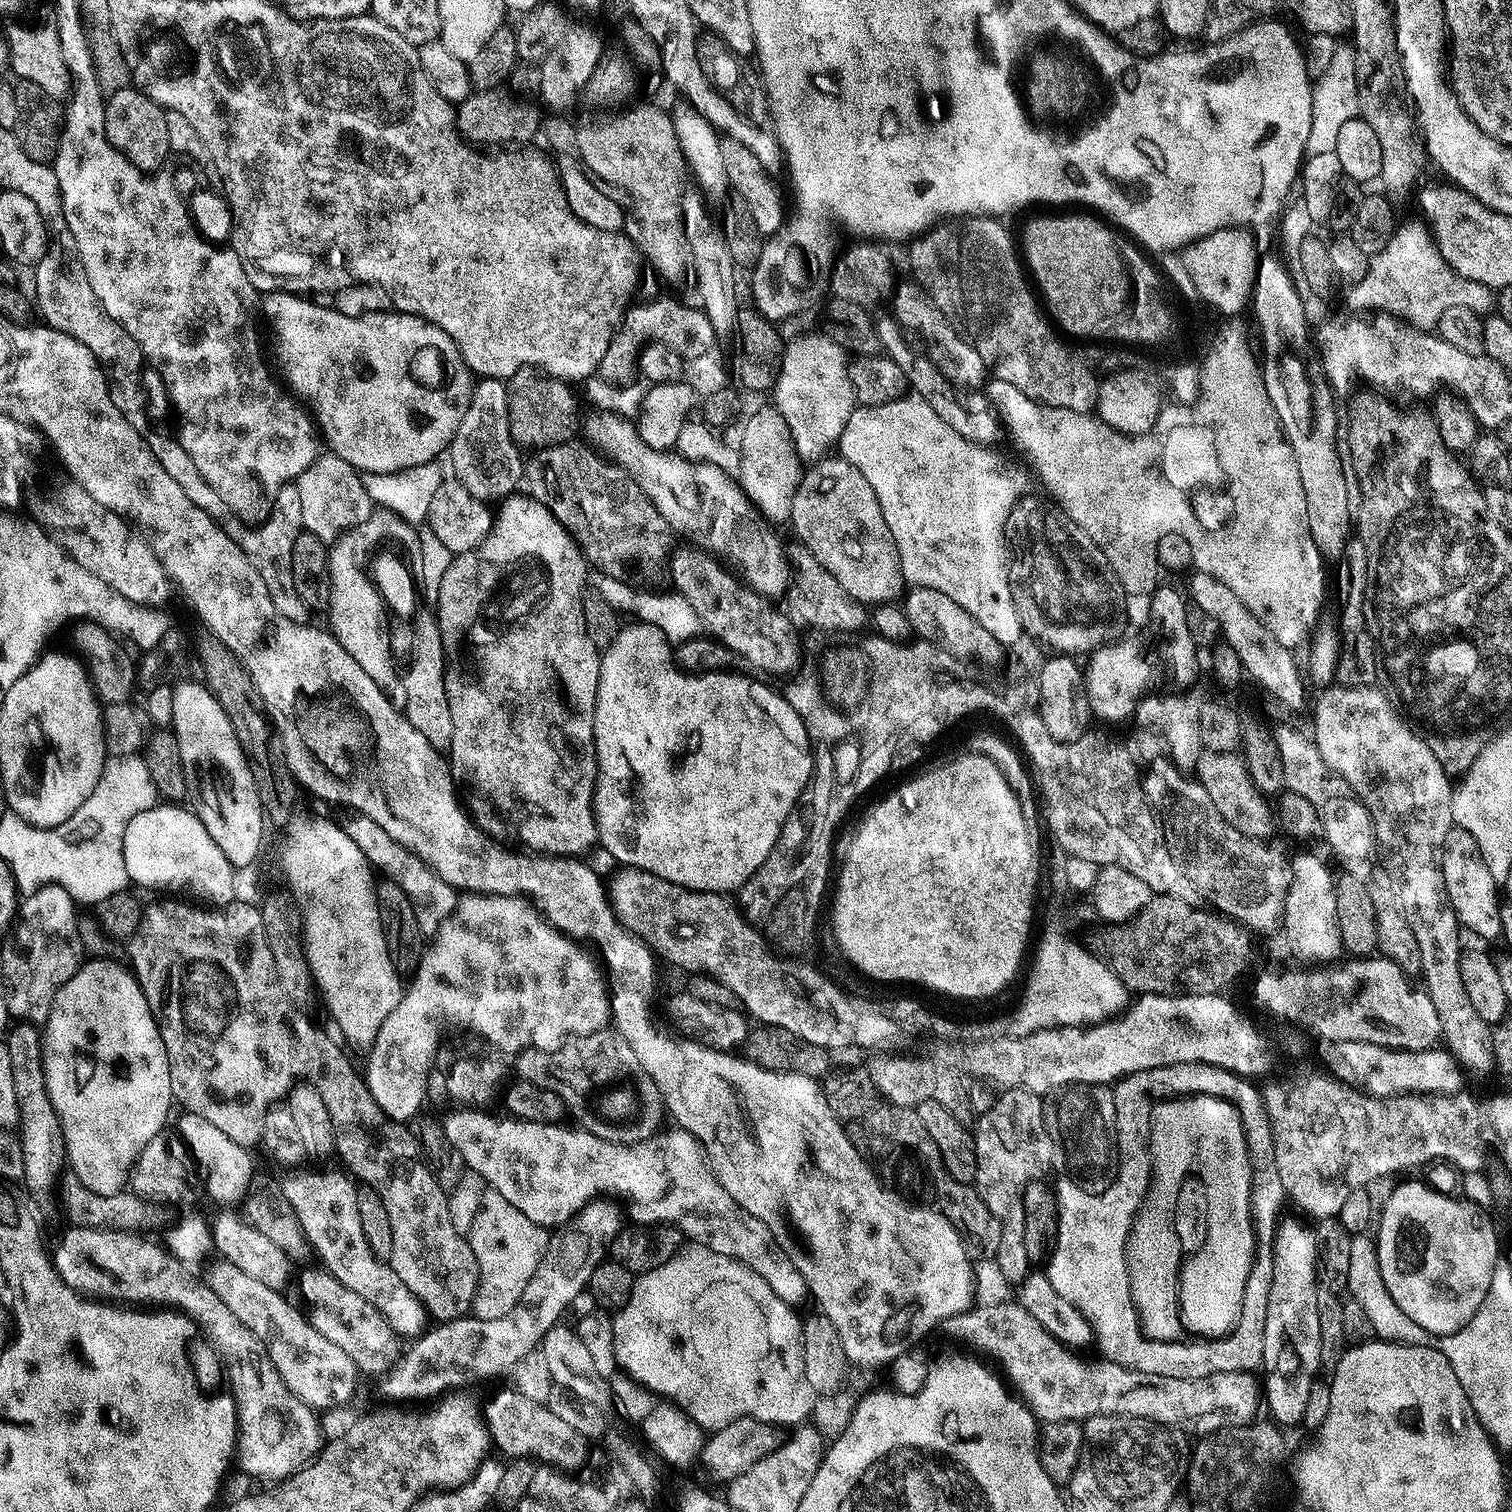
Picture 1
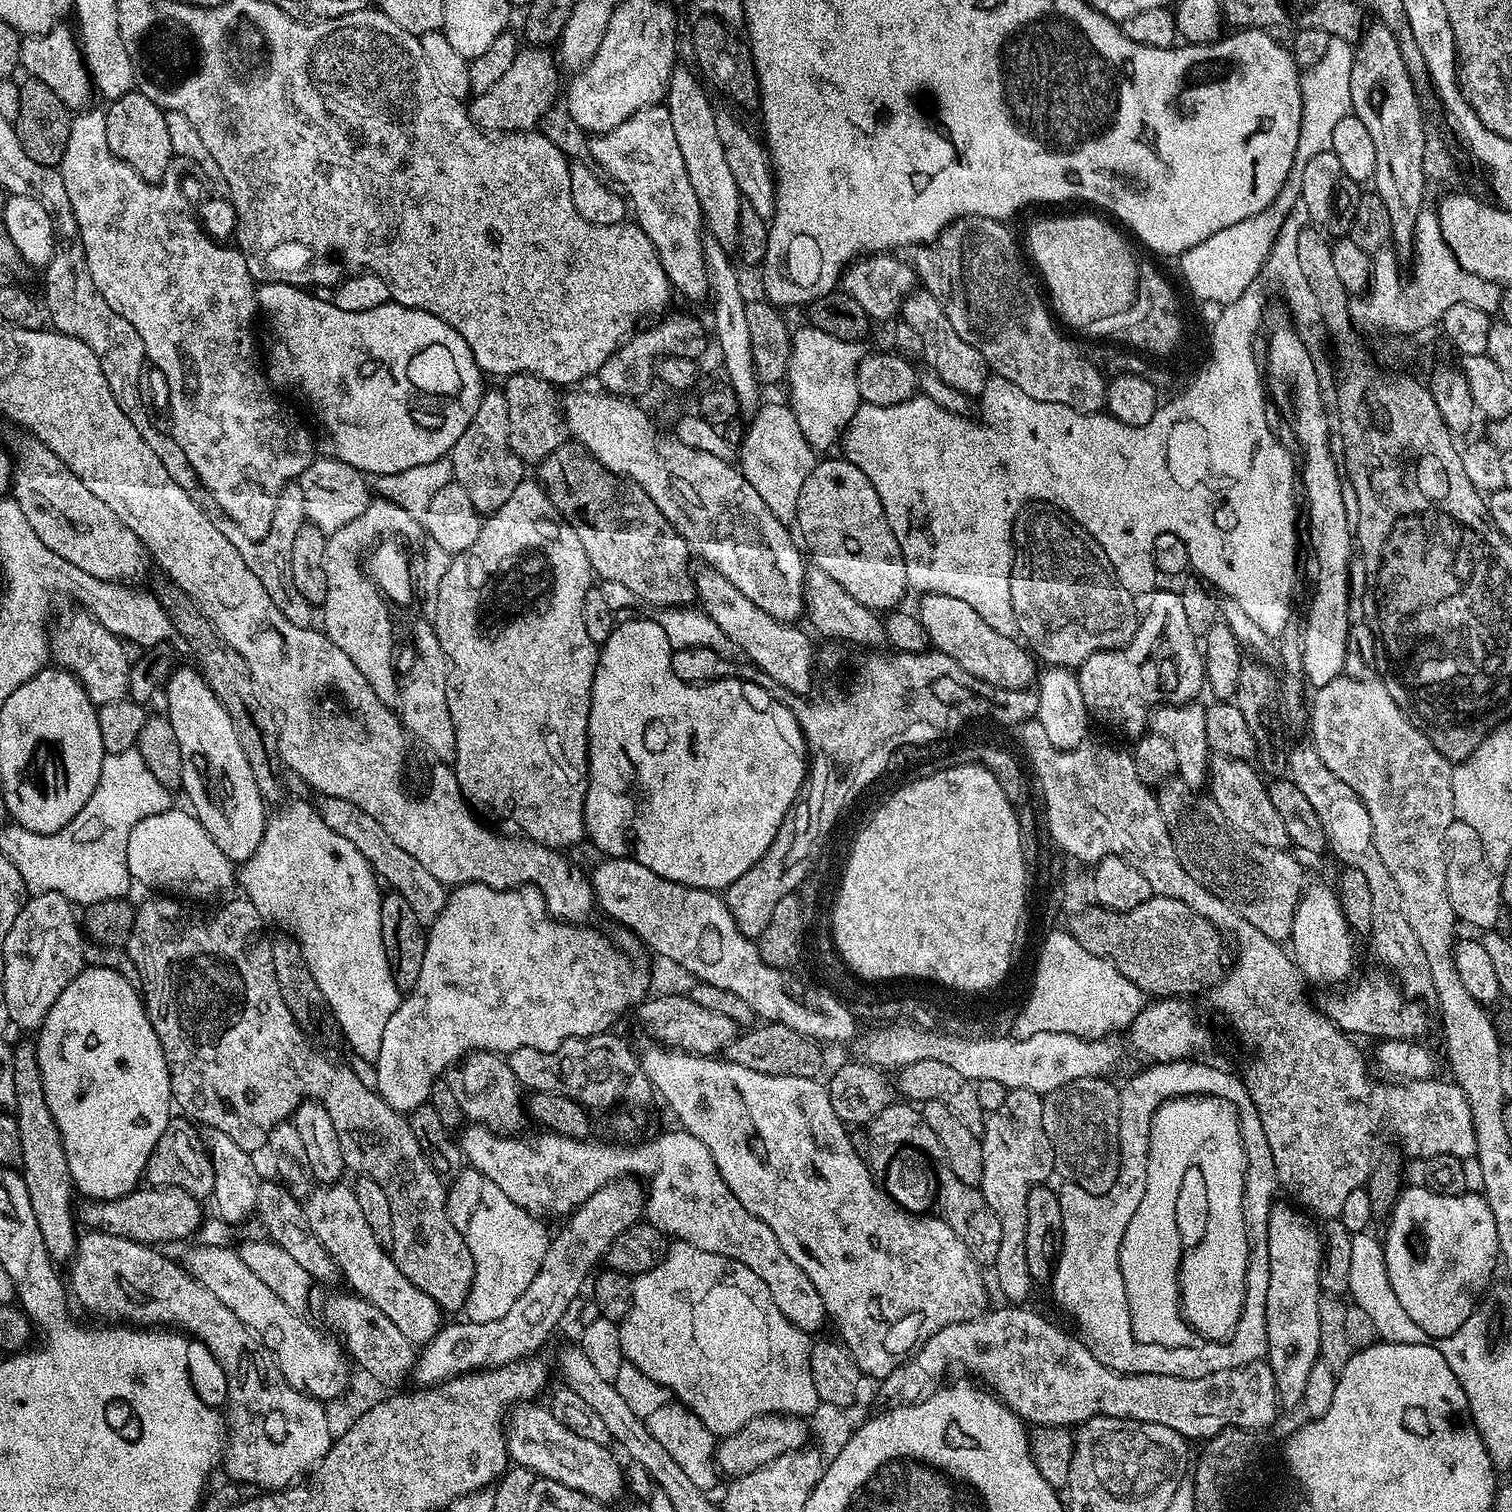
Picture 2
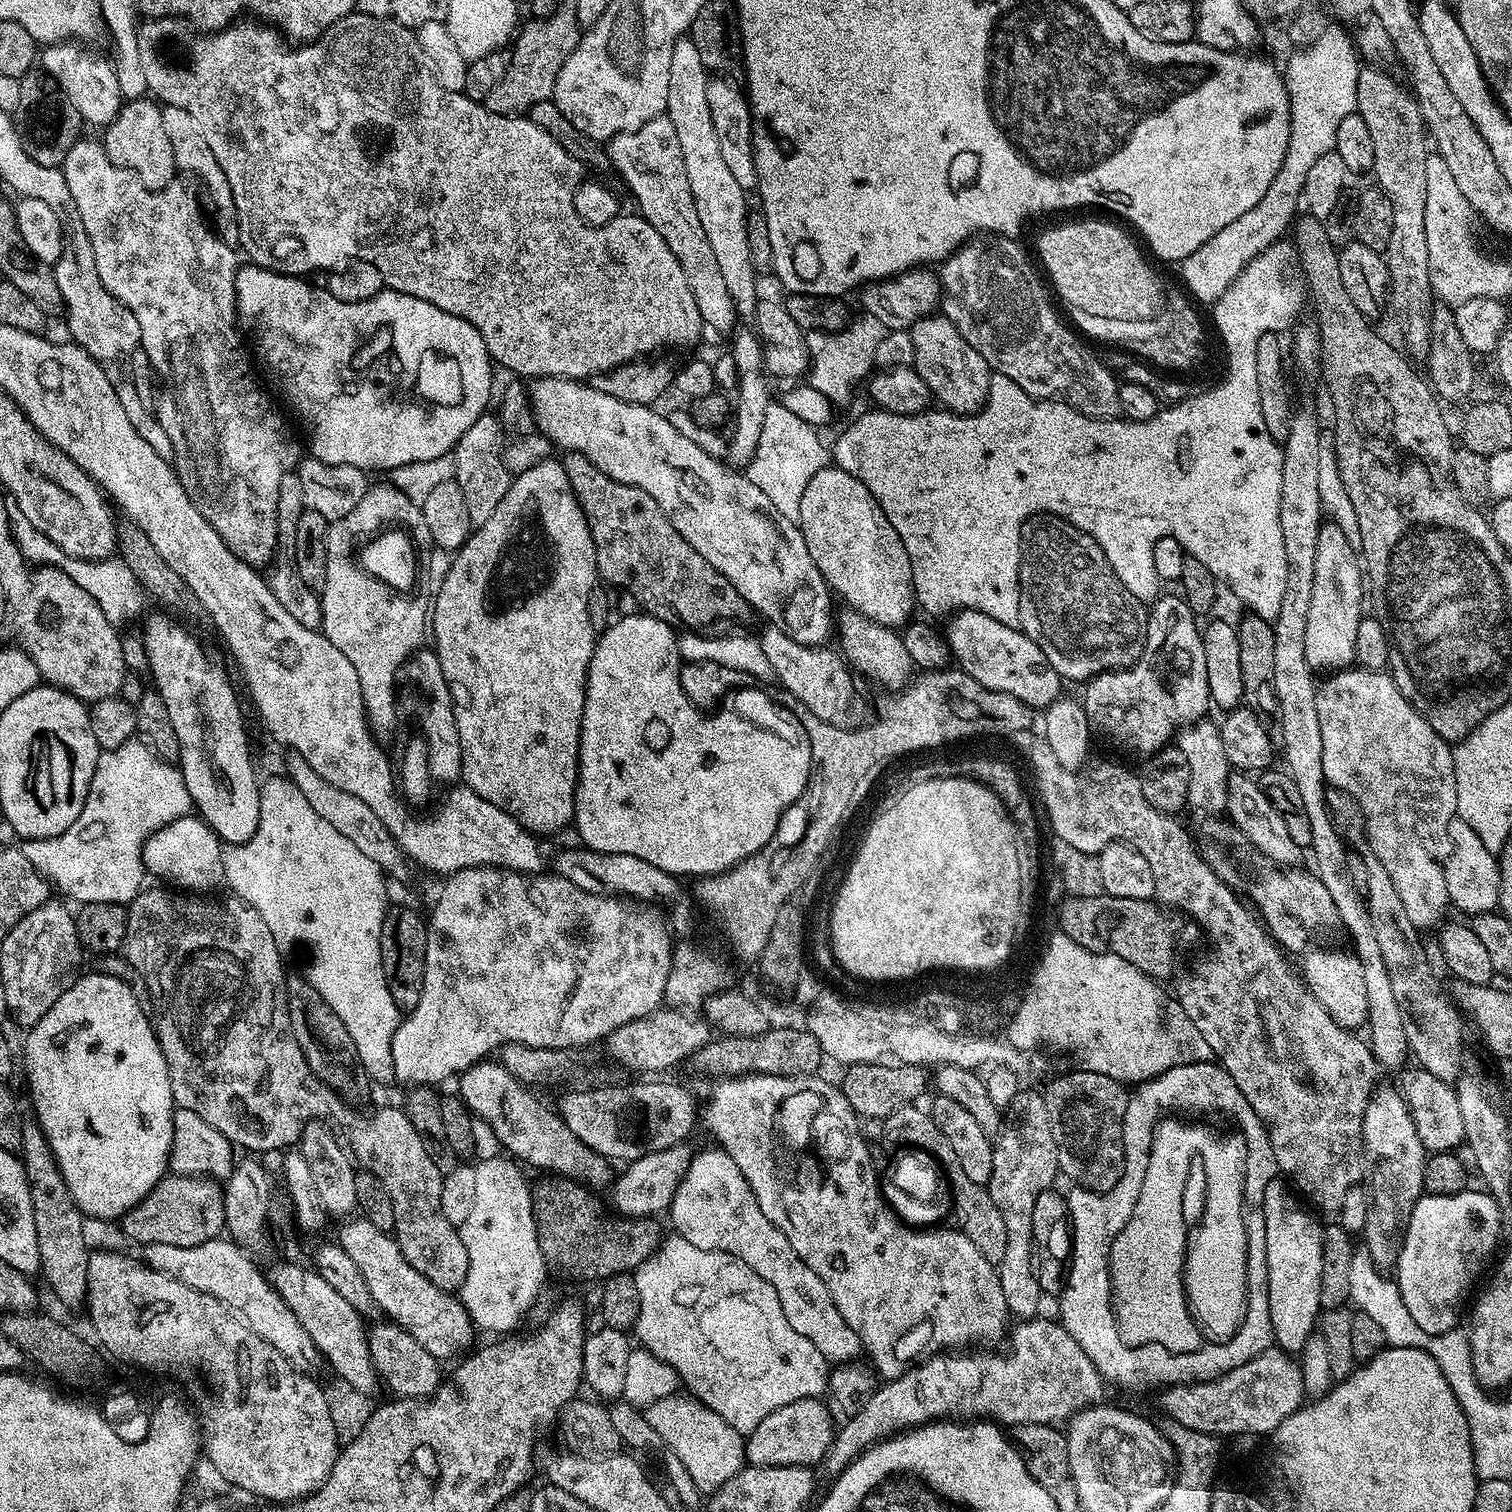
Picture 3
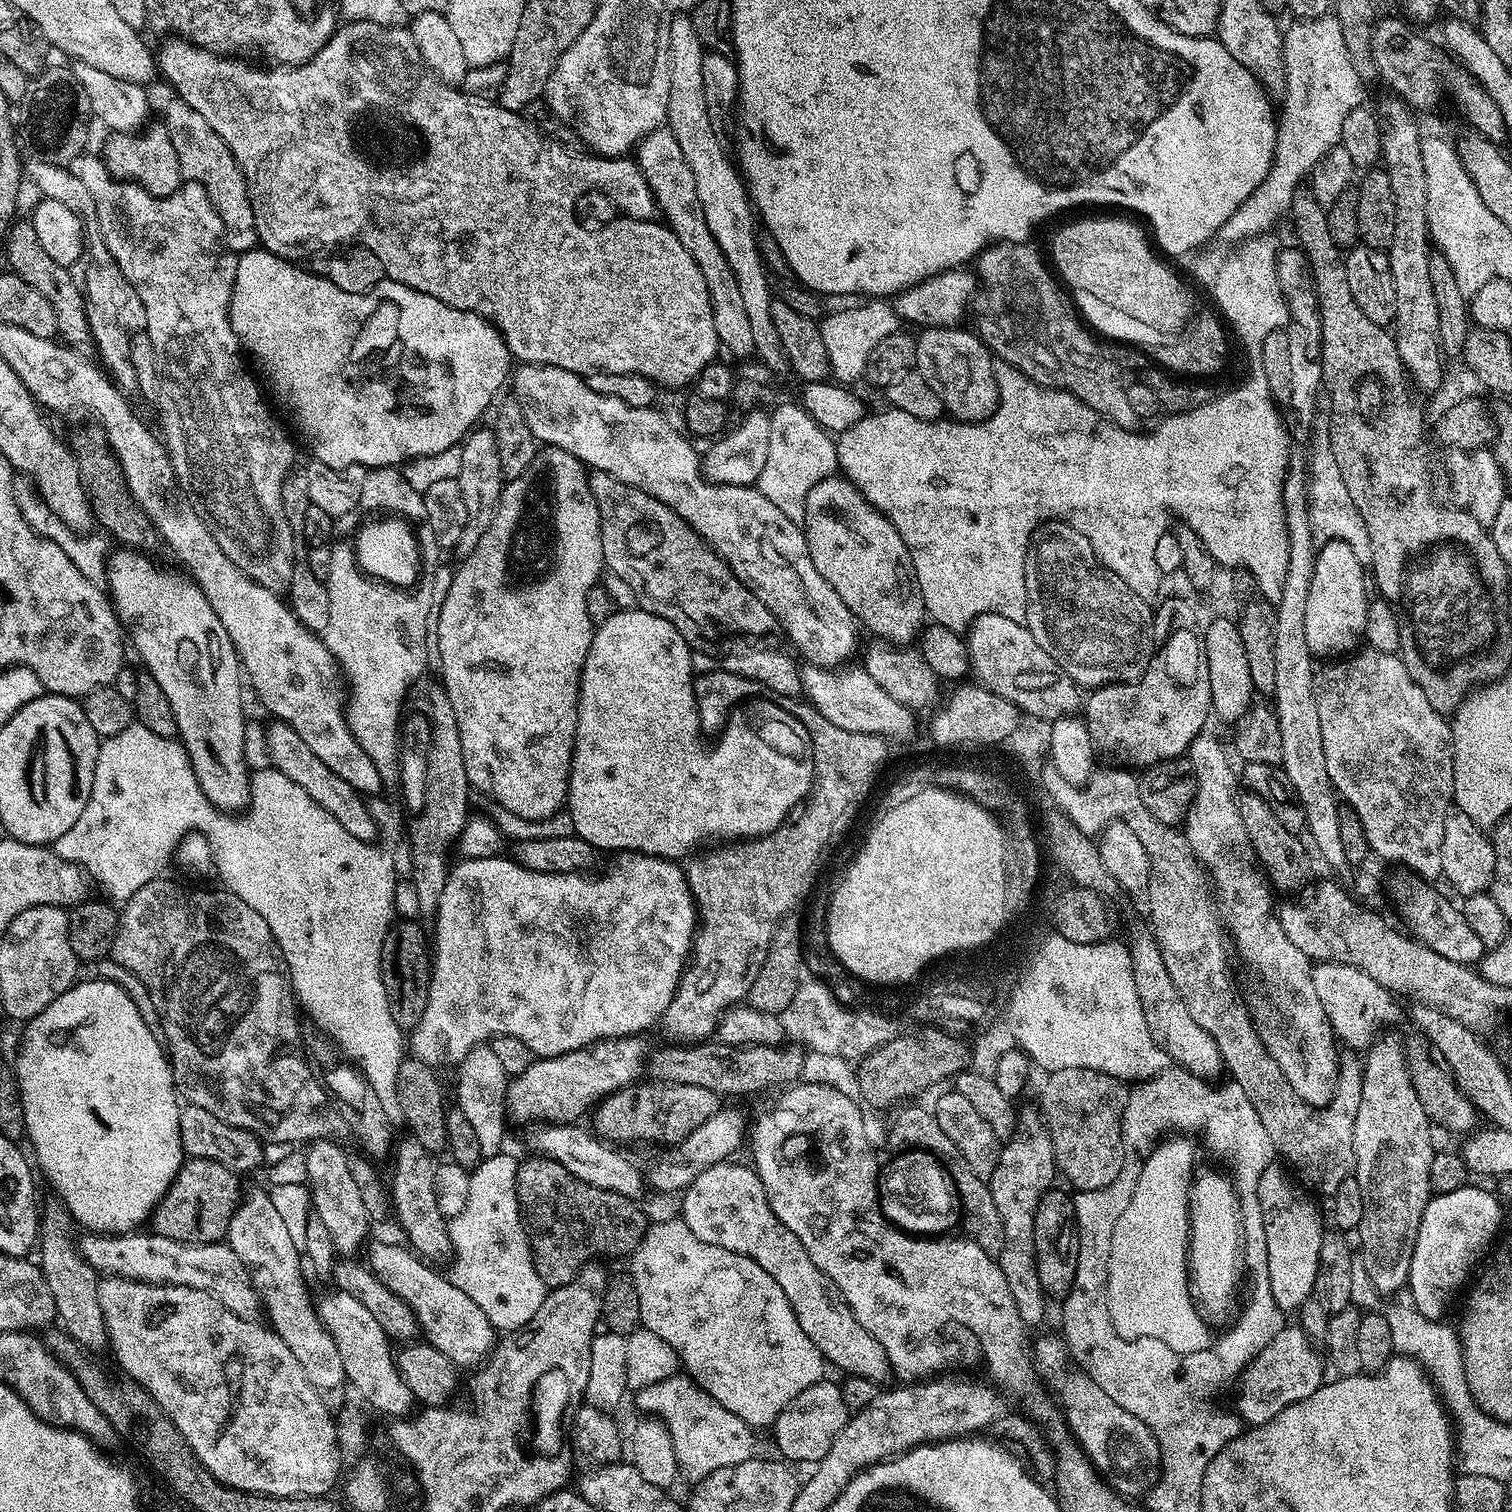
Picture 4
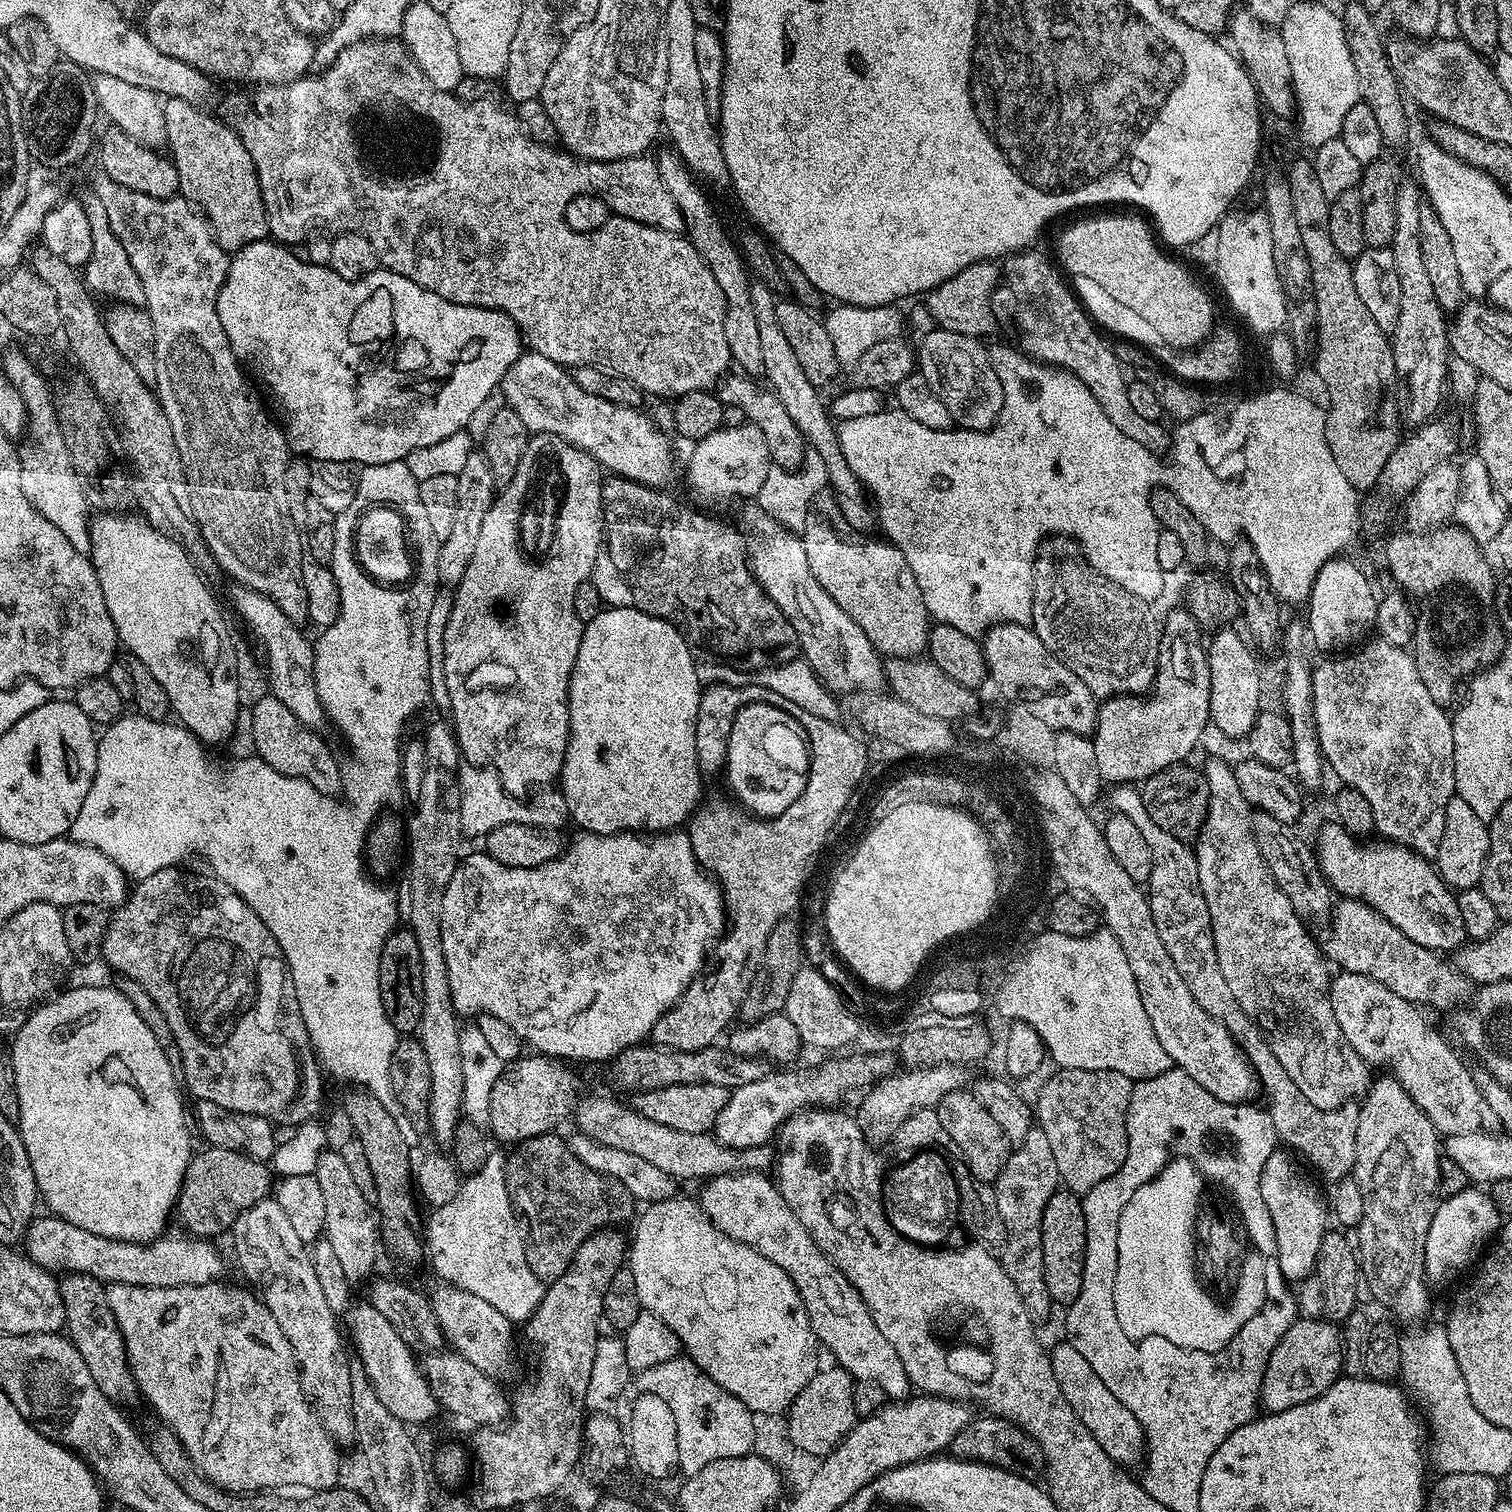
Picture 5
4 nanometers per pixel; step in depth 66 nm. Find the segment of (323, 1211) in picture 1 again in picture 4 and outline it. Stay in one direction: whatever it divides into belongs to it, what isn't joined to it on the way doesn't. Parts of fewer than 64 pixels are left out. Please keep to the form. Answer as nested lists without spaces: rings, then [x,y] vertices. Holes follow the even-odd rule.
[[[403,1243],[371,1244],[366,1248],[367,1267],[381,1282],[390,1286],[390,1290],[410,1306],[410,1310],[414,1310],[423,1339],[446,1354],[457,1369],[475,1369],[483,1365],[494,1347],[494,1329],[486,1314],[482,1314],[478,1302],[462,1294],[447,1275],[439,1276],[431,1263],[425,1262]]]

